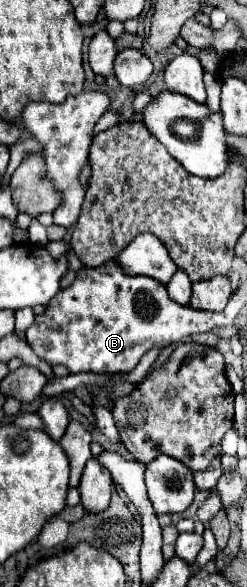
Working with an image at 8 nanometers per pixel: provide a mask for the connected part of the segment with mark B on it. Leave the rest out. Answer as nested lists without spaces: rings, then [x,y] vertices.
[[[109,260],[109,262],[105,262],[103,266],[97,266],[97,268],[85,268],[85,266],[83,266],[83,268],[77,272],[75,282],[73,282],[67,290],[61,290],[61,292],[47,304],[47,310],[35,318],[33,326],[27,330],[27,344],[29,344],[31,350],[33,350],[41,360],[45,360],[49,366],[61,364],[61,366],[65,366],[71,374],[77,374],[77,372],[97,372],[97,374],[117,374],[117,372],[121,372],[121,374],[125,374],[125,372],[131,372],[131,370],[137,366],[137,362],[141,360],[141,356],[143,356],[145,352],[149,352],[151,348],[165,348],[165,346],[171,346],[171,344],[181,342],[183,338],[187,338],[187,336],[191,336],[191,334],[209,332],[213,330],[215,326],[225,326],[225,324],[229,324],[229,322],[231,322],[231,320],[227,318],[225,312],[215,314],[215,312],[195,310],[195,308],[191,308],[191,306],[189,306],[189,308],[181,308],[181,304],[177,304],[177,302],[174,302],[167,296],[165,284],[161,284],[159,280],[149,278],[149,276],[129,276],[129,274],[123,272],[123,268],[119,266],[117,260]]]

